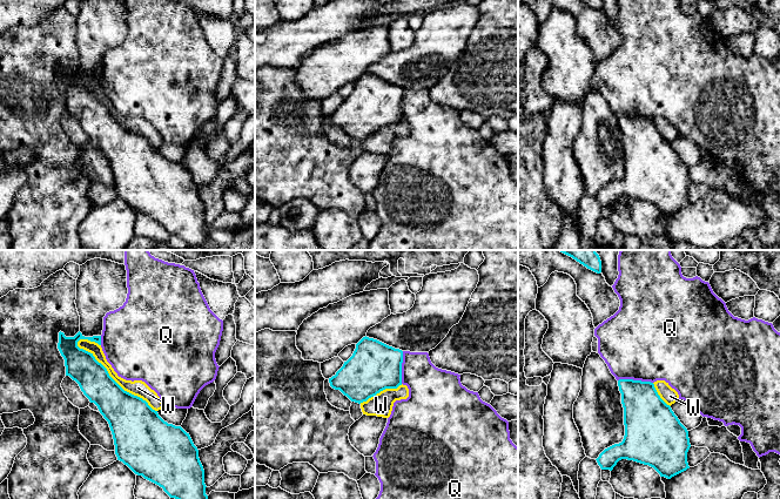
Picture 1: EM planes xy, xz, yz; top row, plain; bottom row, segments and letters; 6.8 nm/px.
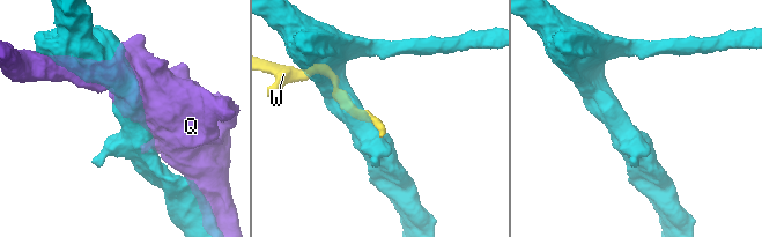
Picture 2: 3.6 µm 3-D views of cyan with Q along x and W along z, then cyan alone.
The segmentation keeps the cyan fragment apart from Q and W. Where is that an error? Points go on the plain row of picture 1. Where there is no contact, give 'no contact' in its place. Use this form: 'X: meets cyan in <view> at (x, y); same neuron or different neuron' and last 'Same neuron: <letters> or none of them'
Q: meets cyan in yz at (636, 117); different neuron
W: meets cyan in xy at (113, 116); different neuron
Same neuron: none of them

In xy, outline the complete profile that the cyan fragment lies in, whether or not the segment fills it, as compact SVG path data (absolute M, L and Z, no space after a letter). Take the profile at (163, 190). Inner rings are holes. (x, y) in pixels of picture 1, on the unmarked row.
M79 68L74 74L66 74L63 69L59 69L58 86L65 96L66 113L79 121L83 132L98 143L108 159L117 197L135 211L162 224L170 235L182 238L188 248L210 244L206 231L204 207L189 170L181 163L164 159L142 135L125 128L93 90L78 83L80 76L101 82L101 73L85 74Z

